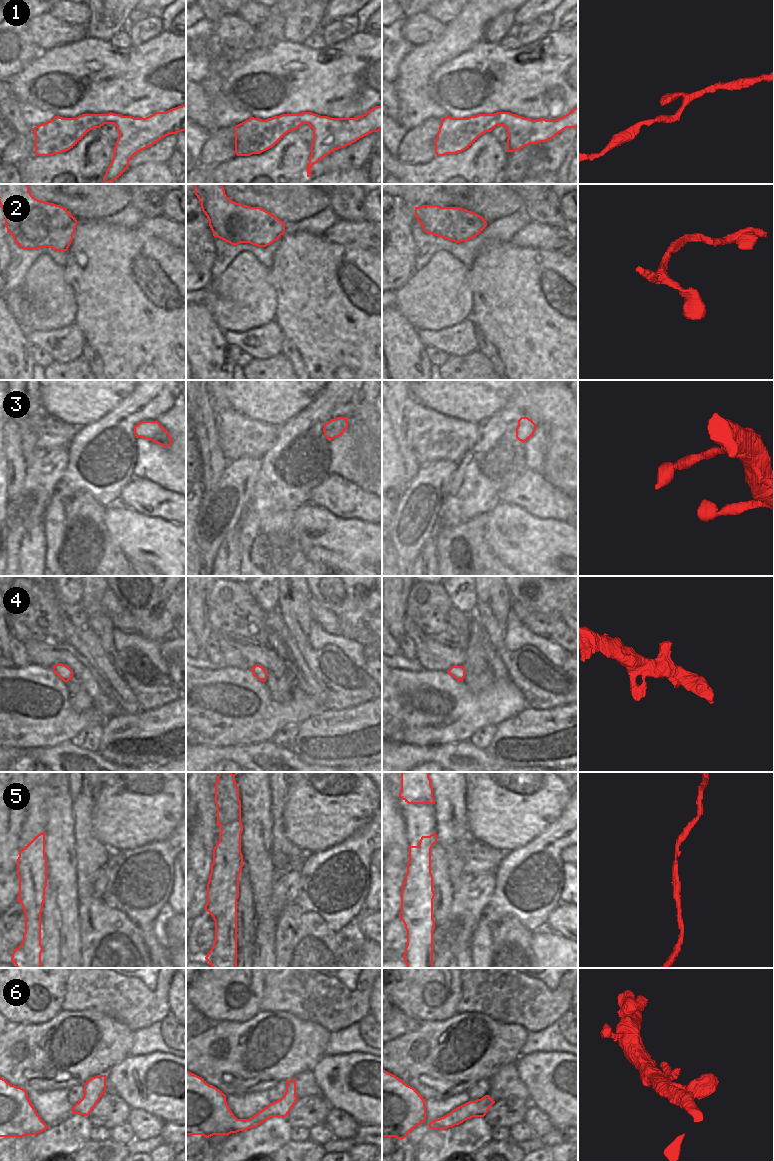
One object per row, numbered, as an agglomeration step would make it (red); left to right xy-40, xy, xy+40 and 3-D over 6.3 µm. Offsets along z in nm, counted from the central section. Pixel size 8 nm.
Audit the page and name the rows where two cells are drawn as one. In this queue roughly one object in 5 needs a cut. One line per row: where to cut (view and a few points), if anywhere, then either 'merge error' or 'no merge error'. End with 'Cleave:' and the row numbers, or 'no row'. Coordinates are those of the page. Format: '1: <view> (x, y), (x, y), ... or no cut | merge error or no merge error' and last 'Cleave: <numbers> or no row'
1: no cut | no merge error
2: no cut | no merge error
3: no cut | no merge error
4: no cut | no merge error
5: no cut | no merge error
6: no cut | no merge error
Cleave: no row

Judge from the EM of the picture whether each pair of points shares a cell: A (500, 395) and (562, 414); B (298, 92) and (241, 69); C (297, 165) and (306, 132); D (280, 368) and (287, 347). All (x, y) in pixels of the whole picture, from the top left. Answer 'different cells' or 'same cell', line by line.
A: different cells
B: same cell
C: different cells
D: different cells

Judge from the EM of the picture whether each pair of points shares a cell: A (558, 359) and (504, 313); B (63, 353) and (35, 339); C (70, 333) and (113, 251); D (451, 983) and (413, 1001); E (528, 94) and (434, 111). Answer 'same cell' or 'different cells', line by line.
A: same cell
B: same cell
C: different cells
D: same cell
E: different cells

